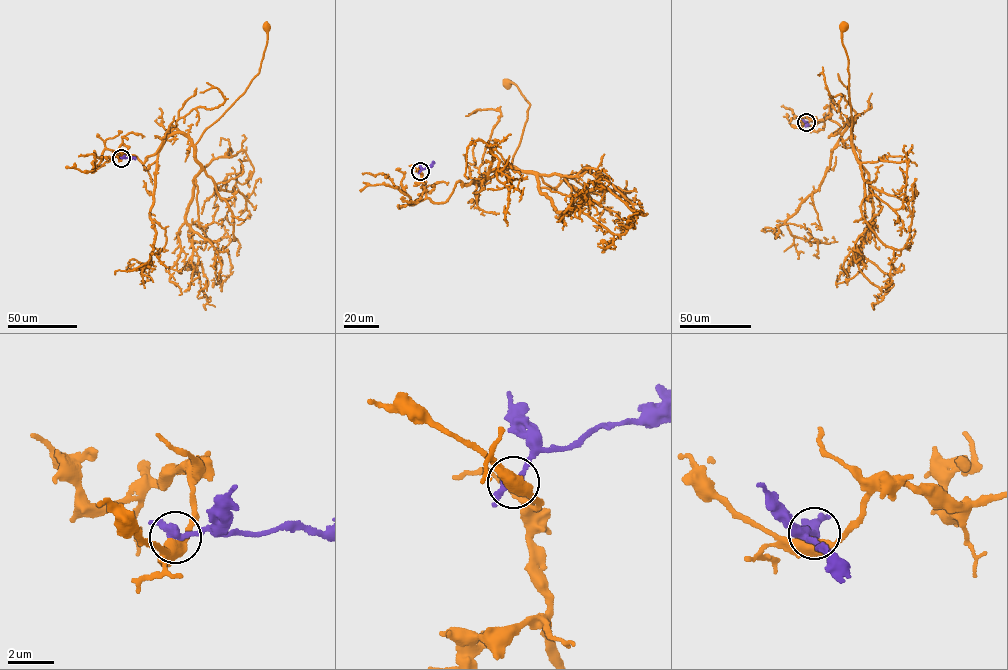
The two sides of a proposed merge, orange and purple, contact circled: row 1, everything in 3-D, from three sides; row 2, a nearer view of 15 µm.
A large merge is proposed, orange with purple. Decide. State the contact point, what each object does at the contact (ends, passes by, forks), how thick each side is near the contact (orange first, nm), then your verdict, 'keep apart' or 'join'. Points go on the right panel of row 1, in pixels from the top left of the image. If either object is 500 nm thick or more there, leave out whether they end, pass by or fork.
at (806, 122); orange passes by; purple passes by; 480 nm thick on the orange side, 340 nm on the other; keep apart

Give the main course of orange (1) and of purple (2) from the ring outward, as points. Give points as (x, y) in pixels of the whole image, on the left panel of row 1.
1: (121, 158), (117, 150), (143, 163), (176, 133), (194, 144), (258, 73), (266, 26)
2: (121, 158), (135, 159)

